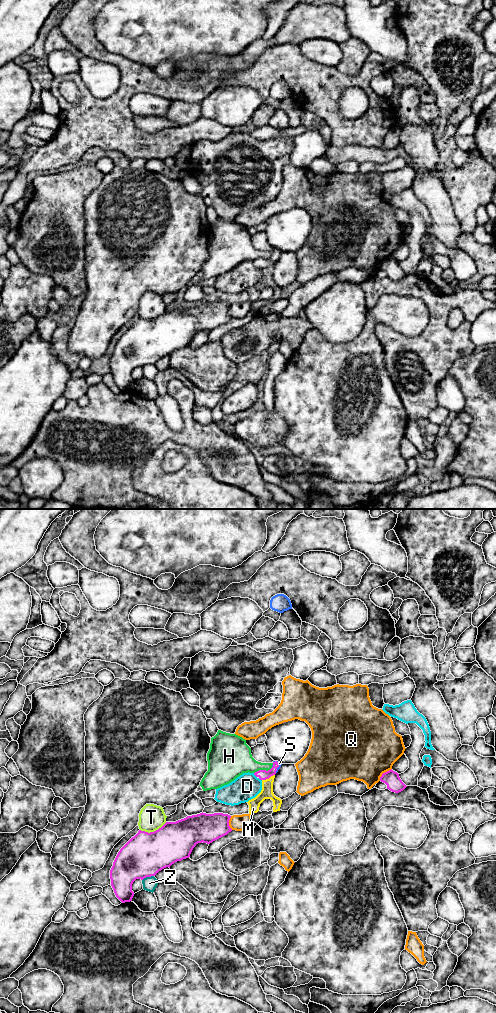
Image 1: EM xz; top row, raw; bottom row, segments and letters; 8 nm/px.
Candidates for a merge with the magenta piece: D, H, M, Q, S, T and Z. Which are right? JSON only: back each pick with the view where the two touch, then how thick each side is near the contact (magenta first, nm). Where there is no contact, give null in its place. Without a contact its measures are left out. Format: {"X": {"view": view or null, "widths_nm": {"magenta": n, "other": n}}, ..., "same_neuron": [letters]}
{"S": {"view": "xz", "widths_nm": {"magenta": 80, "other": 20}}, "same_neuron": ["S"]}

